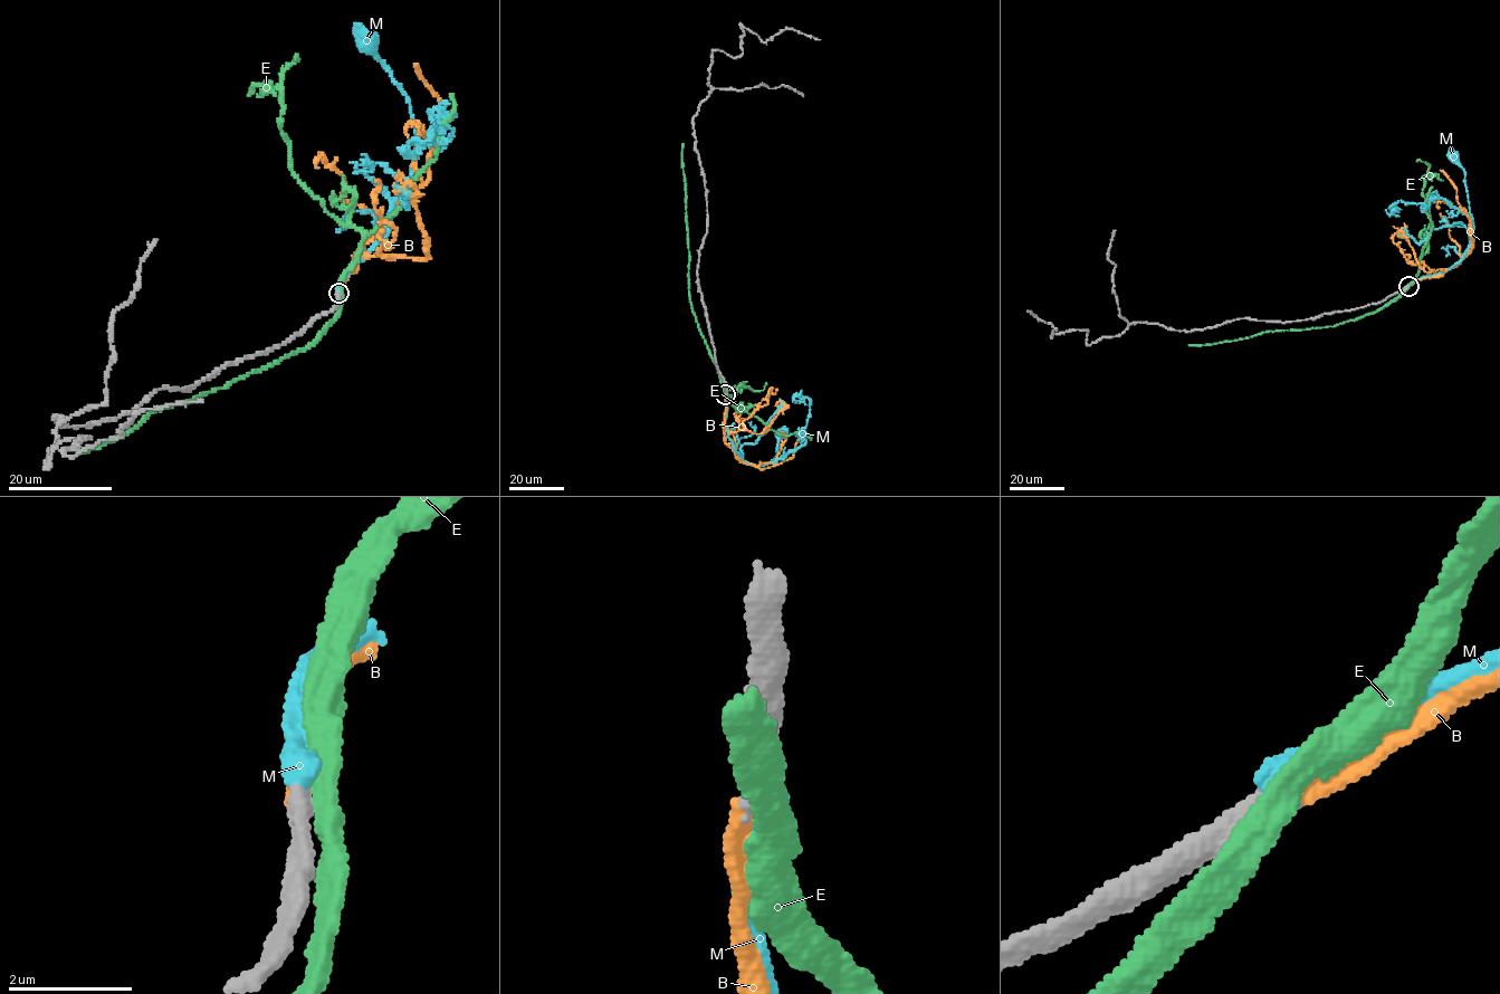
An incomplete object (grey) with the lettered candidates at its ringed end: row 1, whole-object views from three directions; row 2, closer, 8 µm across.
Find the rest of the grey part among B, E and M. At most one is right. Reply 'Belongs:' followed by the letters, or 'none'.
Belongs: B

